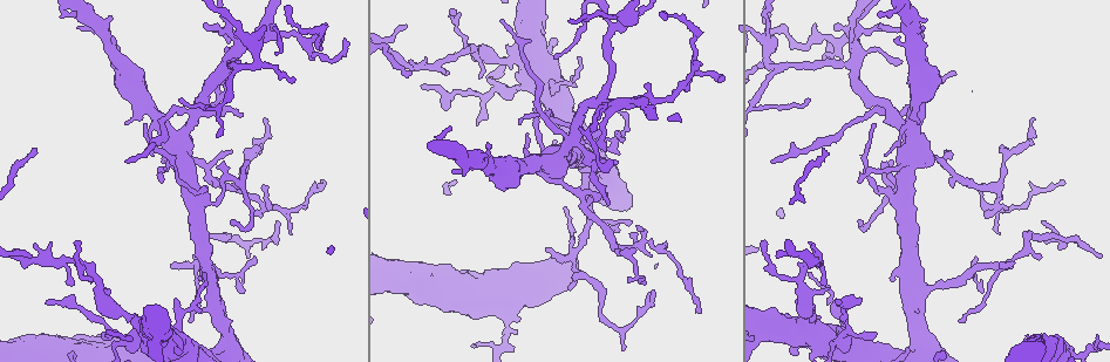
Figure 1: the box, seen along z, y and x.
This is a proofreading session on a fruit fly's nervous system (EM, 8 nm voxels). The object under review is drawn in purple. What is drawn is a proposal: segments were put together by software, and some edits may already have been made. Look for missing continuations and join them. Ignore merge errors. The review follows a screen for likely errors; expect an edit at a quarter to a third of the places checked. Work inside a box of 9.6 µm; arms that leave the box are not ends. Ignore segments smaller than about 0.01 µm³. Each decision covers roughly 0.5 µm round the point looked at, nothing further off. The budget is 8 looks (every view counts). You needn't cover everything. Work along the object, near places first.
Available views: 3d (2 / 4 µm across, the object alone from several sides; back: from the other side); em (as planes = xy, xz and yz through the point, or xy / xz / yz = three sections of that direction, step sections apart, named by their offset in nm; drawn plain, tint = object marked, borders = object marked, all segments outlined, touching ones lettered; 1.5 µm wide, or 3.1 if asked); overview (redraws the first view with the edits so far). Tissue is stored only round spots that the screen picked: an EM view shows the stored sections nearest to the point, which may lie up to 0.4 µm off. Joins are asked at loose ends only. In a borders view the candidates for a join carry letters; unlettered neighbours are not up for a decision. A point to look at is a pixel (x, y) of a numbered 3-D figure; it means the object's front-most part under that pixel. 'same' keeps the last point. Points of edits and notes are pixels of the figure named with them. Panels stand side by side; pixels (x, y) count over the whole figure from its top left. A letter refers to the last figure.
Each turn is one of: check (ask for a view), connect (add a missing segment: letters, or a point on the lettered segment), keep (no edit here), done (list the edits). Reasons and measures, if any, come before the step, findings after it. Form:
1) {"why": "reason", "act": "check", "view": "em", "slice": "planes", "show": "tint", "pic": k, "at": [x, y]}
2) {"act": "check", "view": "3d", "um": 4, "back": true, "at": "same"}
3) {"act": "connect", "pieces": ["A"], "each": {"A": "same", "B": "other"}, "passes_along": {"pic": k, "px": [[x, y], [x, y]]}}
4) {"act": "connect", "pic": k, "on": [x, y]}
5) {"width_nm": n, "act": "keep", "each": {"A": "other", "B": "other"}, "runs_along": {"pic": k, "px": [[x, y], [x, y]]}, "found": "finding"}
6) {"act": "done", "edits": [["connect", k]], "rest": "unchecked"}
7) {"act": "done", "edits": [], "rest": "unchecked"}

{"why": "thin end", "act": "check", "view": "em", "slice": "yz", "step": 4, "show": "tint", "pic": 1, "at": [857, 182]}

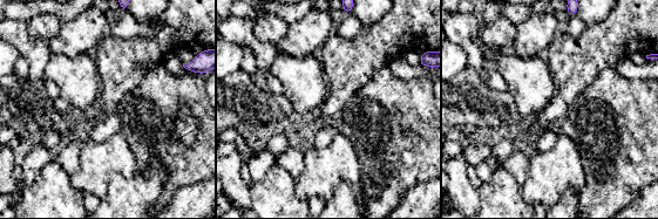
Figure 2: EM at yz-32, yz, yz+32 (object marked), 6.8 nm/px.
{"why": "cut it another way", "act": "check", "view": "em", "slice": "planes", "show": "borders", "at": "same"}

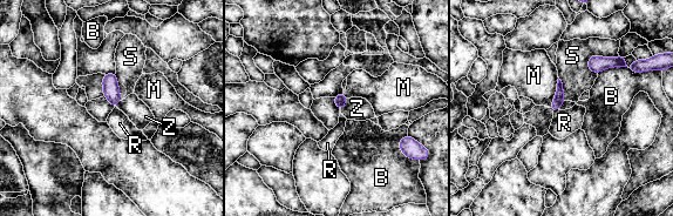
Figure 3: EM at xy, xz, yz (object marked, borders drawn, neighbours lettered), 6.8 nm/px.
{"act": "keep", "each": {"B": "other", "M": "other", "R": "other", "S": "other", "Z": "other"}, "border": {"pic": 3, "px": [[558, 78], [555, 98], [549, 107]]}, "found": "no lettered segment goes on from it"}

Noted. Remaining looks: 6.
{"why": "branch stops here", "act": "check", "view": "3d", "um": 2, "pic": 1, "at": [837, 301]}

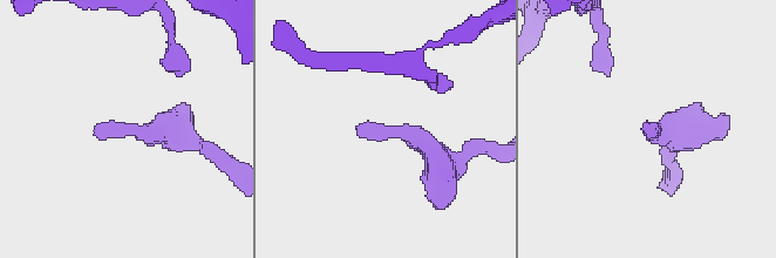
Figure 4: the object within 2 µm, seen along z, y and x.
{"why": "now the EM", "act": "check", "view": "em", "slice": "xz", "step": 4, "show": "borders", "pic": 4, "at": [366, 126]}

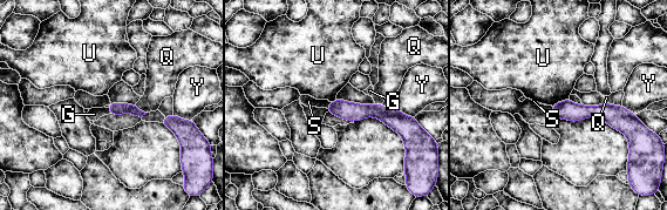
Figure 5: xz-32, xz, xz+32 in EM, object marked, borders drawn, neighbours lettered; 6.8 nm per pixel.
{"act": "check", "view": "em", "slice": "planes", "show": "borders", "at": "same"}

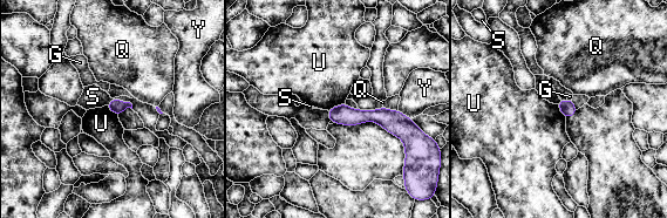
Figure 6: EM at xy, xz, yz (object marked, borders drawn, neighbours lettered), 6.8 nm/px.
{"width_nm": 100, "act": "keep", "each": {"G": "other", "Q": "other", "S": "other", "U": "other", "Y": "other"}, "border": {"pic": 6, "px": [[345, 102], [327, 110]]}, "found": "no lettered segment goes on from it"}

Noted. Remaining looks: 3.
{"act": "check", "view": "em", "slice": "planes", "show": "borders", "pic": 1, "at": [471, 344]}

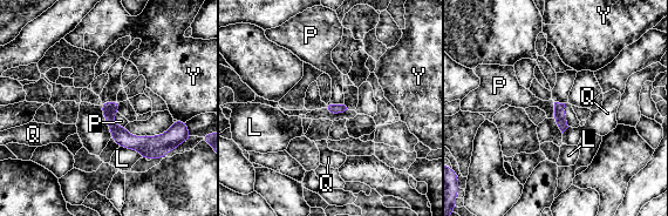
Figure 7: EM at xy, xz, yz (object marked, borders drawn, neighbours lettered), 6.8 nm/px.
{"act": "keep", "each": {"L": "other", "P": "other", "Q": "other", "Y": "other"}, "found": "none of them fits"}

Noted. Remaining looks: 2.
{"act": "done", "edits": [], "rest": "unchecked"}

